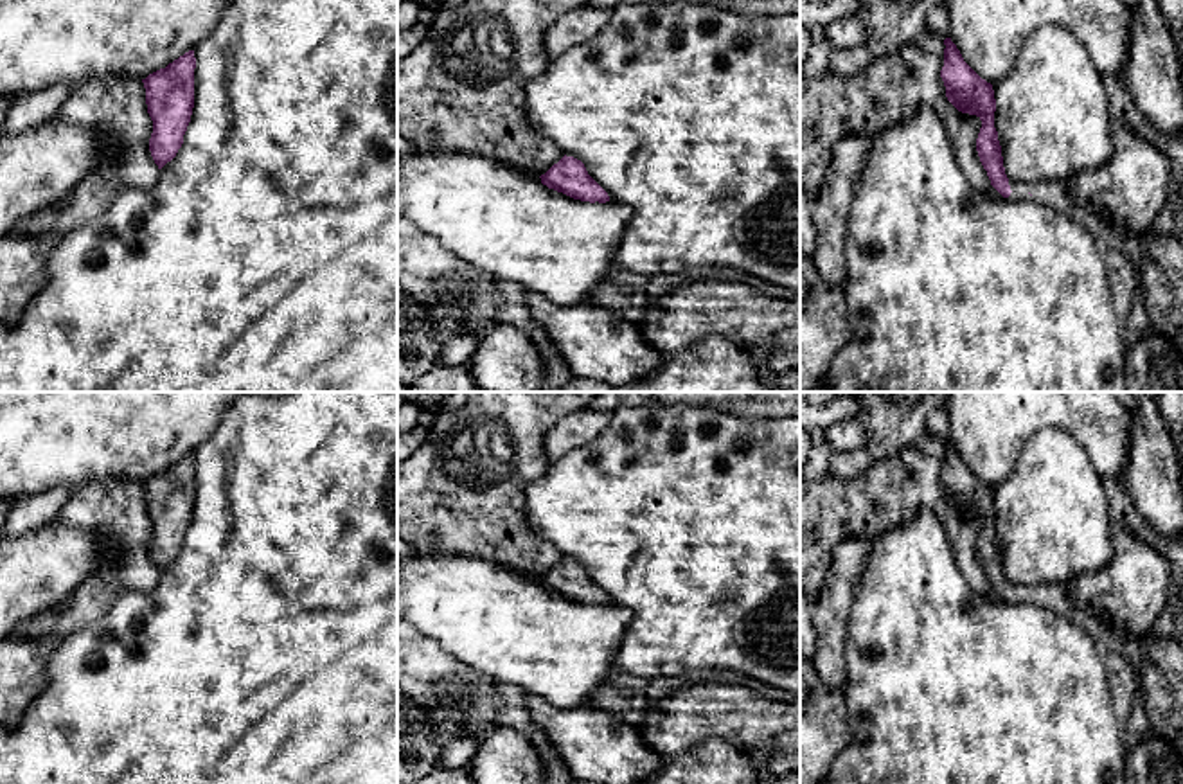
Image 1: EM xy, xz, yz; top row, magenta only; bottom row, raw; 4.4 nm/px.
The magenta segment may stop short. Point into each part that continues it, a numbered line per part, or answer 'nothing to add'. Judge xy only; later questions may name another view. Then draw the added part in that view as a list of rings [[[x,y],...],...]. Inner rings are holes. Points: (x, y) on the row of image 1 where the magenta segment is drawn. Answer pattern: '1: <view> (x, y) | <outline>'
nothing to add

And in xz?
nothing to add

